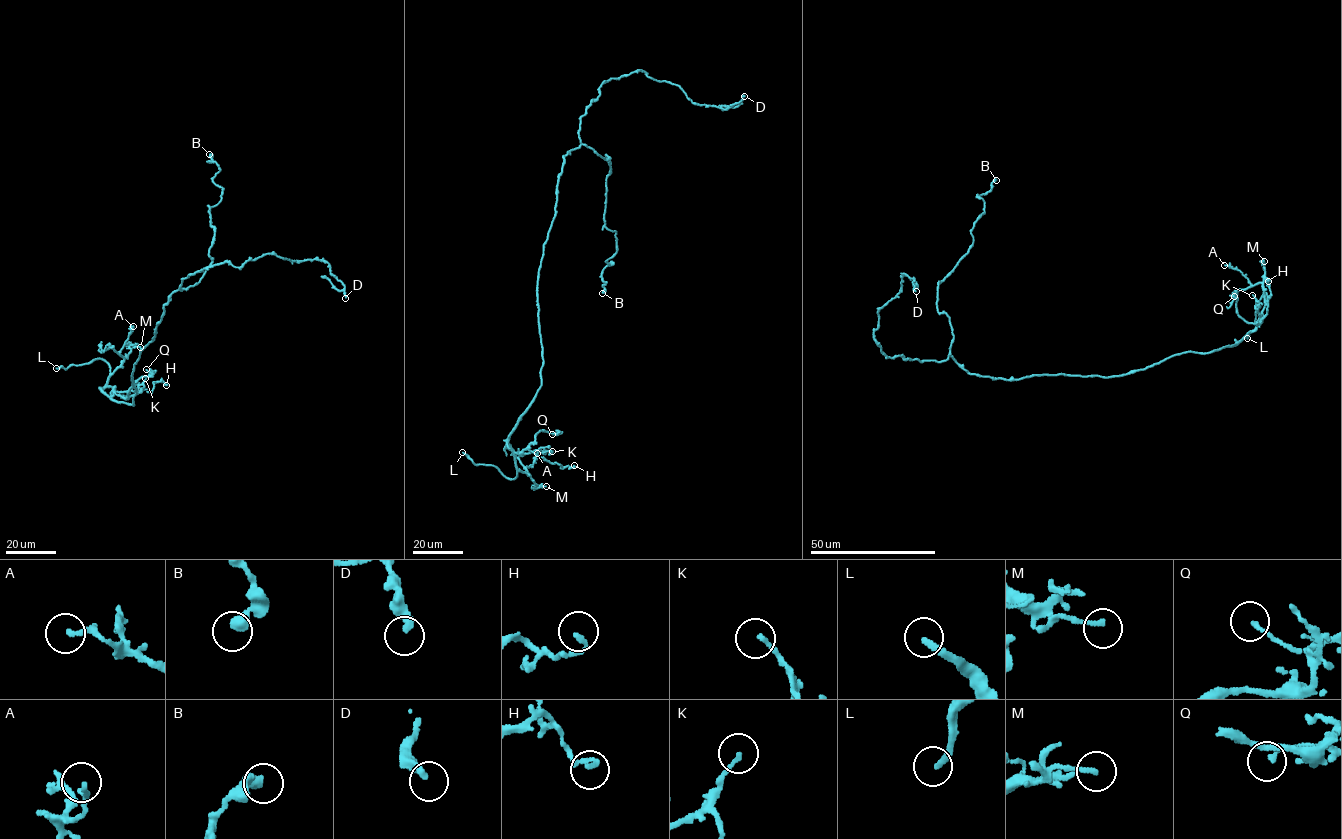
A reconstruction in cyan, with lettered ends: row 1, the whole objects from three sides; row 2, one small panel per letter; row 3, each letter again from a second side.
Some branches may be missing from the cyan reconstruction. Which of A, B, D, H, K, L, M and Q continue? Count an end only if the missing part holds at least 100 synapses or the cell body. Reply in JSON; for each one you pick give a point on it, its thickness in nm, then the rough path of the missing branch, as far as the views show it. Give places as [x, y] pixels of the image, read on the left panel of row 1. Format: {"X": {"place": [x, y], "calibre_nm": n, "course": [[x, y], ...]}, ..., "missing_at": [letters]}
{"L": {"place": [56, 368], "calibre_nm": 260}, "missing_at": ["L"]}

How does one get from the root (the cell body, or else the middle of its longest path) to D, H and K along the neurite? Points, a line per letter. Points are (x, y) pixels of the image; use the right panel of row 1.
D: (1030, 376), (970, 374), (951, 356), (887, 356), (874, 337), (877, 311), (900, 291), (903, 273), (916, 291)
H: (1030, 376), (1119, 376), (1183, 352), (1209, 353), (1233, 345), (1253, 331), (1267, 313), (1268, 281)
K: (1030, 376), (1119, 376), (1146, 369), (1183, 352), (1209, 353), (1233, 345), (1253, 331), (1261, 320), (1252, 295)

